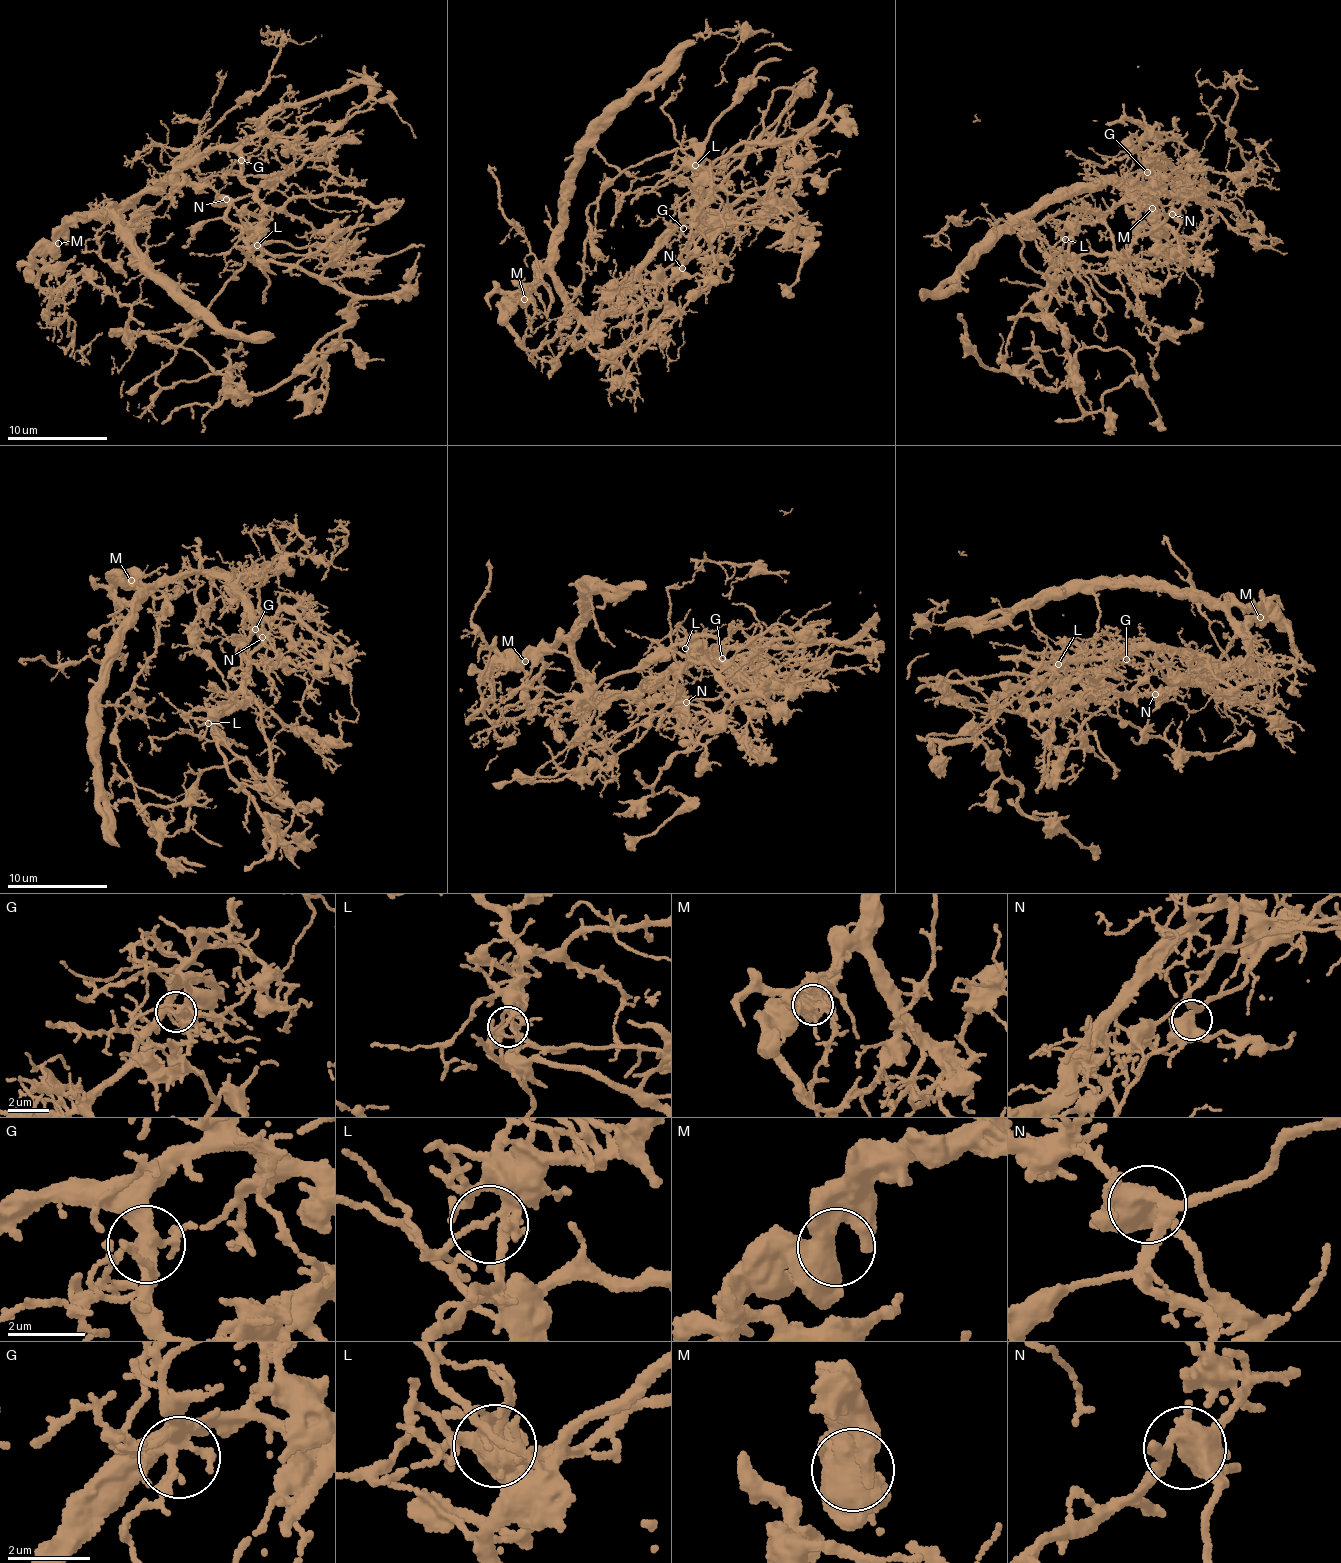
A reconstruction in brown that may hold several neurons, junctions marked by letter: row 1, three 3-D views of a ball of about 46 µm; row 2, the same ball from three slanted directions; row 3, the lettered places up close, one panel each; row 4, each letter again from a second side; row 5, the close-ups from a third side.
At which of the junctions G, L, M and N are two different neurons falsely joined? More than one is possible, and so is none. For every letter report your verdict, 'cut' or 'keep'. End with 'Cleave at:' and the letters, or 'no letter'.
G: keep
L: keep
M: keep
N: keep
Cleave at: no letter

